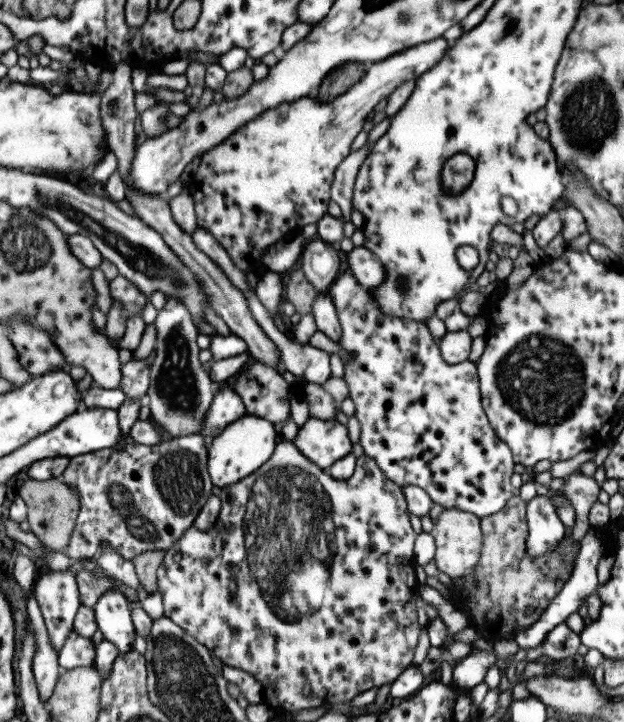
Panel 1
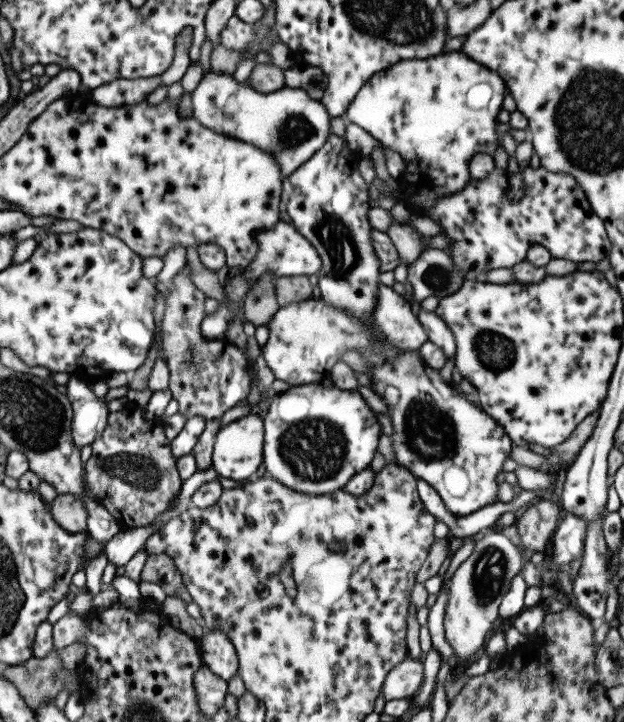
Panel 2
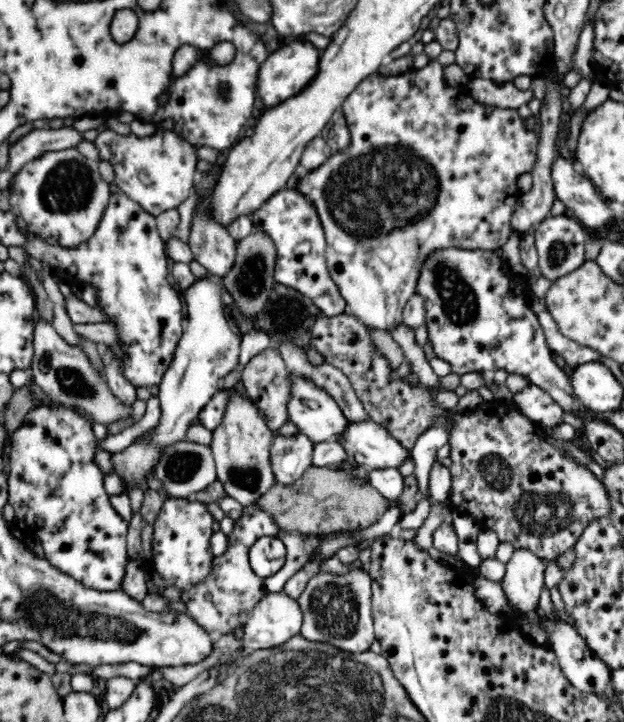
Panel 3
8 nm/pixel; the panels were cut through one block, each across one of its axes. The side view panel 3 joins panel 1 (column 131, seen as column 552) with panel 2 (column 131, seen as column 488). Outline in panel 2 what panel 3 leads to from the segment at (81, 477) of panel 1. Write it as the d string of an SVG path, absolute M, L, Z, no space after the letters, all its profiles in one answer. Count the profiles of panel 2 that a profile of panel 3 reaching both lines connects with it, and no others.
M127 404L122 410L108 412L105 429L91 442L91 456L82 469L86 475L89 494L111 514L121 528L131 529L152 526L175 500L181 489L182 480L176 468L176 459L171 456L169 440L165 438L162 424L158 419L143 418L143 410Z

